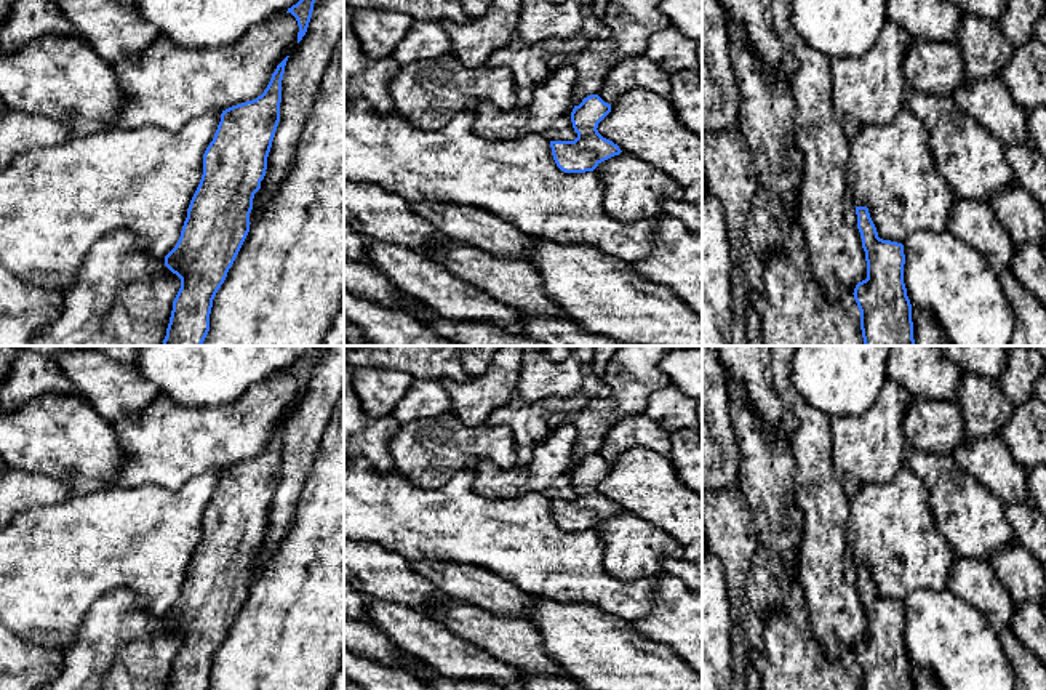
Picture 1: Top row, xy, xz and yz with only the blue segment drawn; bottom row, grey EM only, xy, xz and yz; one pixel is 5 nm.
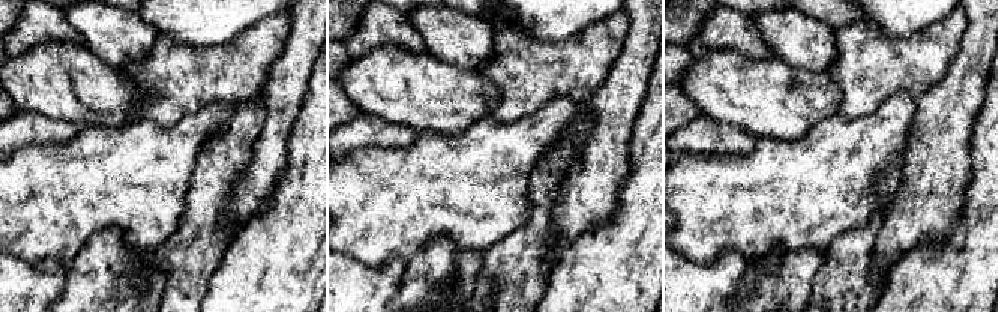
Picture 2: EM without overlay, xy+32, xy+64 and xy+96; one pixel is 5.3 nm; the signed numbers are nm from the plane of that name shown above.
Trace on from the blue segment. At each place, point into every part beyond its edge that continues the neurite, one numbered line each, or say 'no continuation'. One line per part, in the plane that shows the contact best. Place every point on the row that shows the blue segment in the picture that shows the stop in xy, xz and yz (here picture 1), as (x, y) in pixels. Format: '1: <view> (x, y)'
no continuation

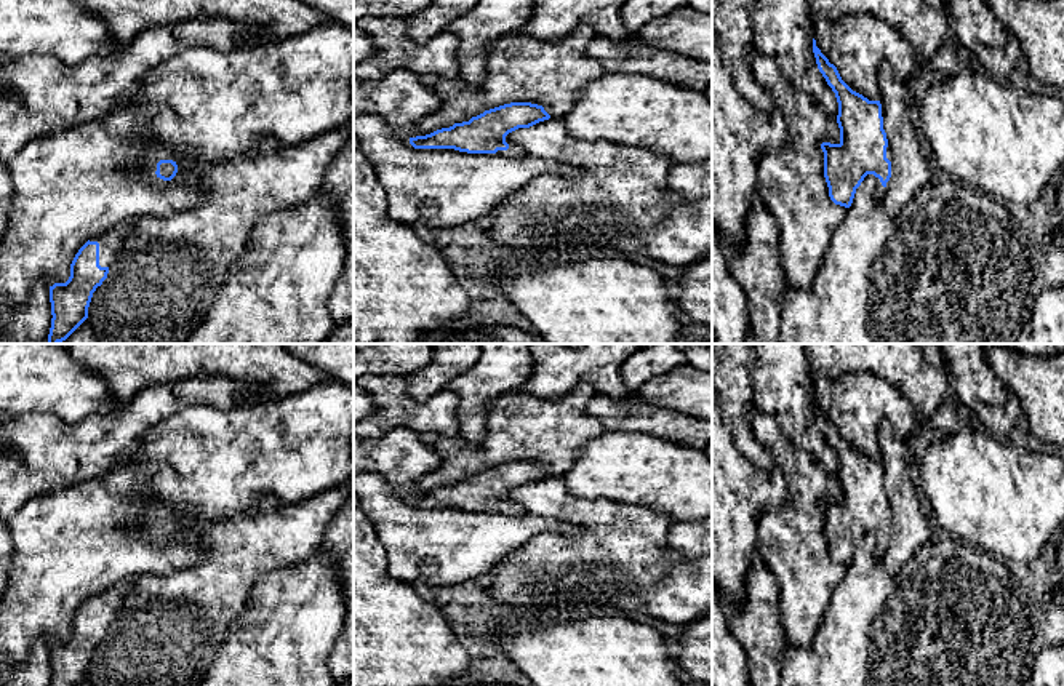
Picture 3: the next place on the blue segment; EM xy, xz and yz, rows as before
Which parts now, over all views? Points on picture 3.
1: xy (111, 240)

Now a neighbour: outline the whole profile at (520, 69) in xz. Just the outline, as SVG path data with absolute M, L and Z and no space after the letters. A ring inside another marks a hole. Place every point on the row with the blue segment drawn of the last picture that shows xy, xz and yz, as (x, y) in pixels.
M579 26L568 37L554 42L520 32L502 35L488 46L482 85L435 75L422 78L442 104L437 112L414 125L408 139L469 122L485 110L510 102L538 104L550 117L563 117L581 90L605 74L600 61L587 53L594 35L590 26Z

